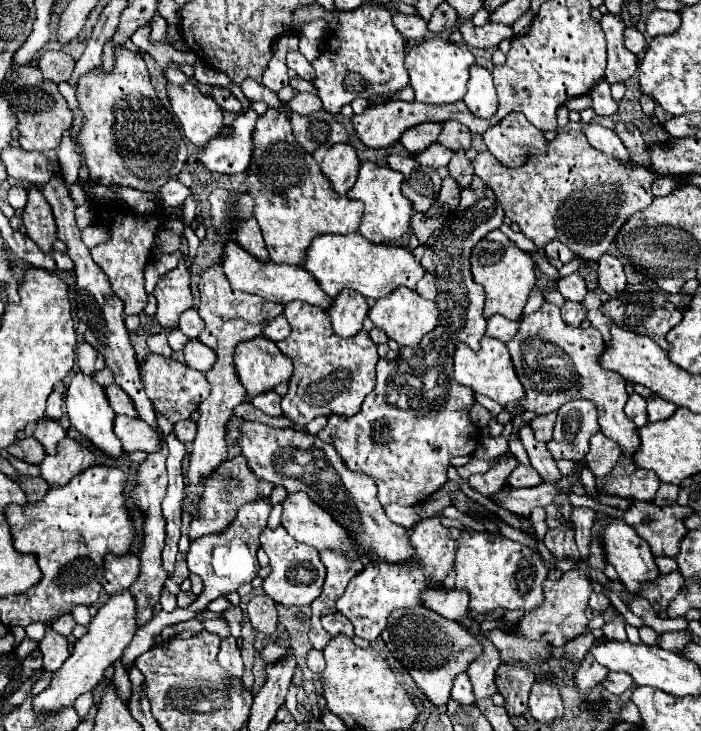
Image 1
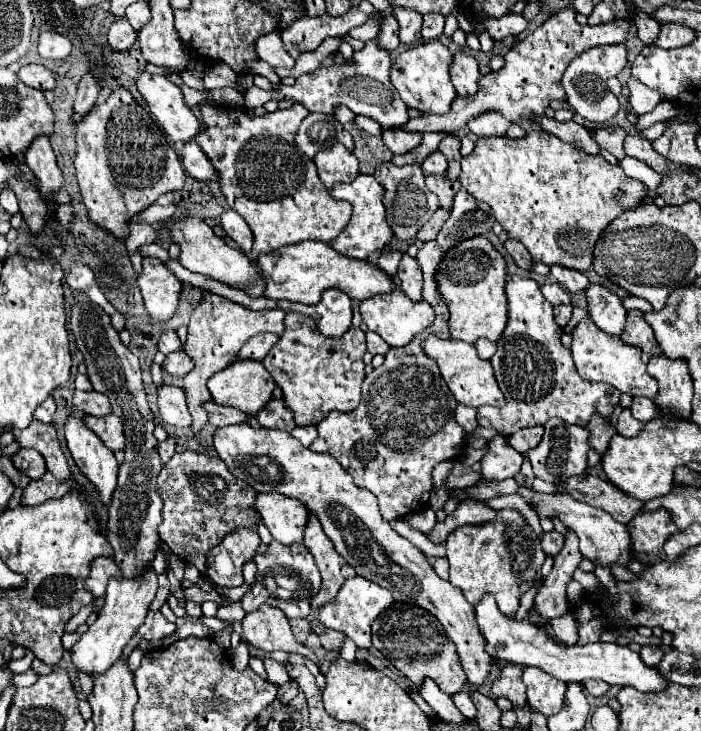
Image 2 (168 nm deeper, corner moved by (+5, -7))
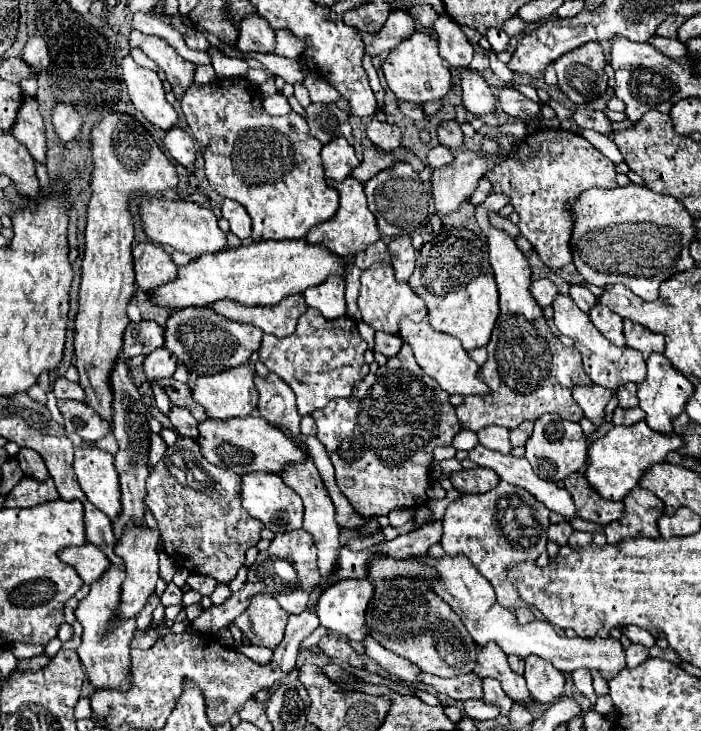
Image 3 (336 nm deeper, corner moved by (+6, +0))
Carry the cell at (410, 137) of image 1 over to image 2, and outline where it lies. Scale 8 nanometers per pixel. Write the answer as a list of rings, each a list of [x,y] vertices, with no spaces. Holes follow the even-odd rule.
[[[384,129],[382,141],[392,153],[398,155],[398,153],[408,153],[414,147],[418,147],[420,141],[422,141],[422,135],[420,133],[408,133],[408,131],[402,131],[402,129],[394,129],[394,131]]]

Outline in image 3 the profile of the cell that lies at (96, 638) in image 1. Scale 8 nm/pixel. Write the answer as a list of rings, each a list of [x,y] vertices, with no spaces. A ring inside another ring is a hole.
[[[129,524],[123,538],[117,542],[115,554],[123,560],[125,574],[127,574],[127,578],[125,578],[125,582],[121,586],[121,600],[119,600],[119,608],[117,608],[117,620],[135,618],[141,612],[141,608],[145,606],[147,598],[155,592],[155,582],[159,578],[157,542],[159,542],[159,532],[149,530],[147,526],[137,528],[135,524]]]

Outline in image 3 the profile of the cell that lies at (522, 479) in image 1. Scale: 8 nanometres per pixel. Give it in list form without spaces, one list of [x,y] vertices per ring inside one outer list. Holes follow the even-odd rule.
[[[473,468],[451,474],[451,484],[461,494],[479,494],[495,488],[499,484],[499,476],[491,468]]]

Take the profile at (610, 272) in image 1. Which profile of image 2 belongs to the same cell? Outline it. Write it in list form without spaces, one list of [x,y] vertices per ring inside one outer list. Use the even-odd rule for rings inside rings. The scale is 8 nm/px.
[[[590,285],[586,291],[588,313],[592,321],[608,335],[620,337],[626,323],[626,309],[622,307],[620,297],[610,293],[602,285]]]

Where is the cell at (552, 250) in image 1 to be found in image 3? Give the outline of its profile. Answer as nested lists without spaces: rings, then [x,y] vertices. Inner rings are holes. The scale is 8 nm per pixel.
[[[571,284],[569,288],[569,296],[575,300],[575,304],[583,310],[583,312],[589,312],[589,308],[597,302],[597,298],[593,296],[593,292],[581,284]]]

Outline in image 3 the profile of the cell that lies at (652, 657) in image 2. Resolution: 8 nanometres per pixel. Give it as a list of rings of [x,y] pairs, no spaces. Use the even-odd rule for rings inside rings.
[[[631,644],[627,648],[627,668],[635,668],[641,662],[645,662],[649,658],[649,648],[647,646],[639,646],[639,644]]]

